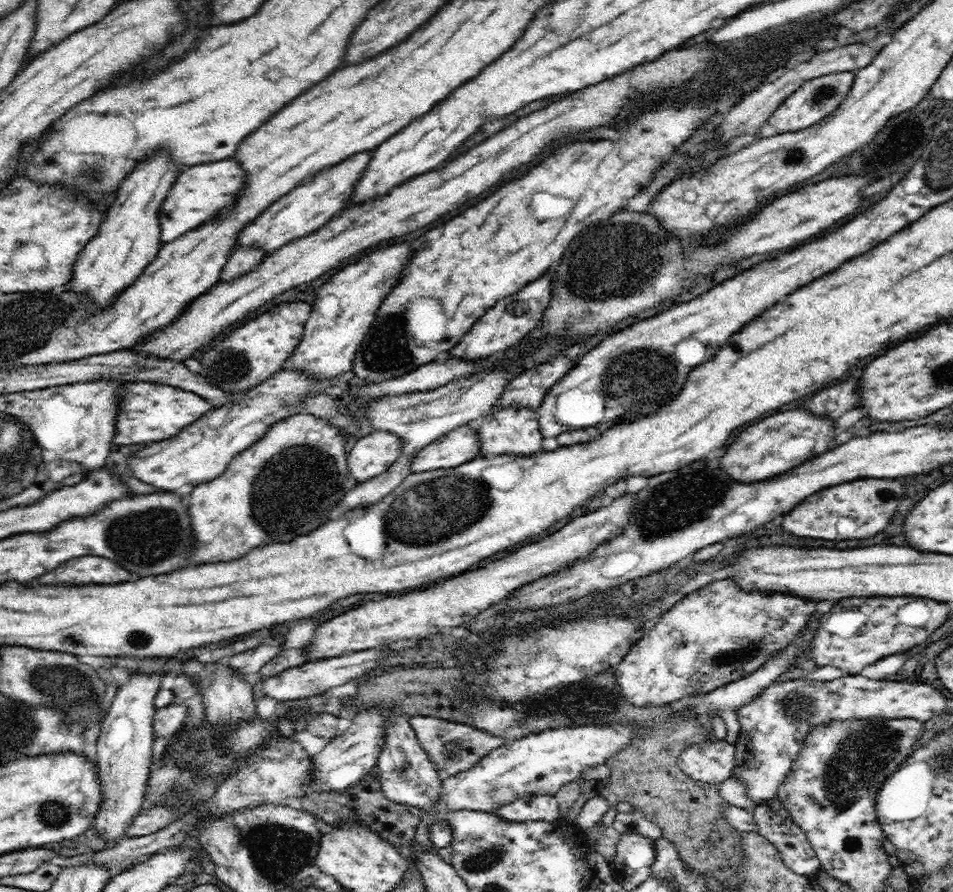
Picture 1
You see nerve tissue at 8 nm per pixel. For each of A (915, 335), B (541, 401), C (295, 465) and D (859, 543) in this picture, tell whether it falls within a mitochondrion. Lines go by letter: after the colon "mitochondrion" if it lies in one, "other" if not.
A: other
B: other
C: mitochondrion
D: other

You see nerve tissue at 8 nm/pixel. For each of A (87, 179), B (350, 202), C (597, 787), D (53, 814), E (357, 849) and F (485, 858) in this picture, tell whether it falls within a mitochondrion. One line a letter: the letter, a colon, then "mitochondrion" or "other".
A: mitochondrion
B: other
C: other
D: mitochondrion
E: other
F: mitochondrion

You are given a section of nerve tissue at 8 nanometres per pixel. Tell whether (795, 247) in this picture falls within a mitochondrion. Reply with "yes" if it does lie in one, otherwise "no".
no

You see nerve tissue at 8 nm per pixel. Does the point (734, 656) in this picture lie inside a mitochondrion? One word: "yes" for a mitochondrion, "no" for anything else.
yes

